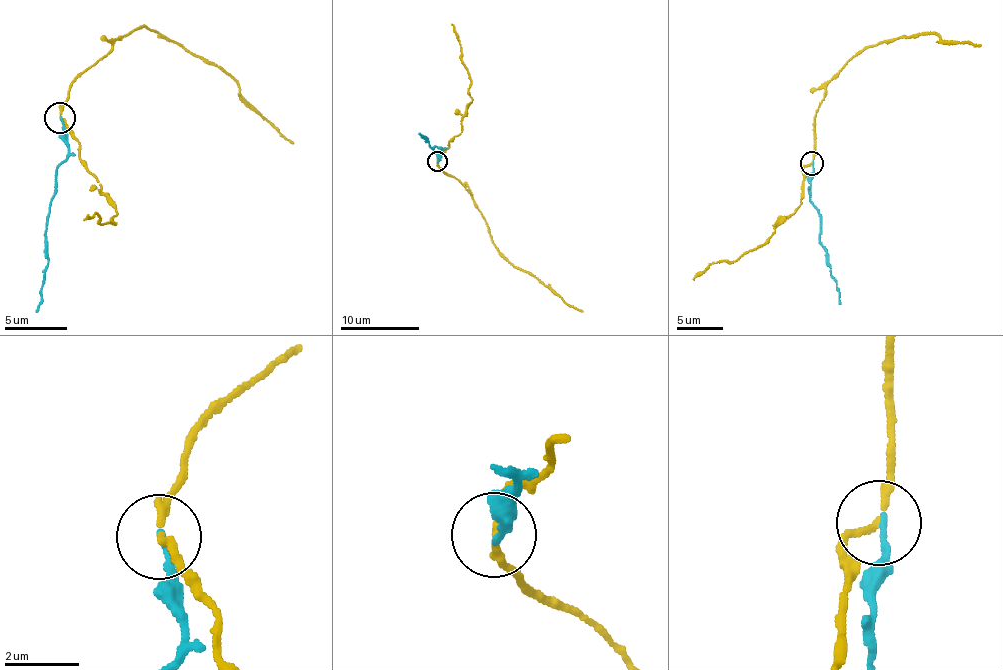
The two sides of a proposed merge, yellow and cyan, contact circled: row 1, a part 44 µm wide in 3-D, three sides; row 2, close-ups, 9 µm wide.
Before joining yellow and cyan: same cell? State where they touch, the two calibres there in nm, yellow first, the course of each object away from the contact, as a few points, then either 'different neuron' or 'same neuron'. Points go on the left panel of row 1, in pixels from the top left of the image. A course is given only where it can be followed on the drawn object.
place (60, 118); calibres 160 and 170 nm; course yellow (61, 117), (70, 84), (111, 42), (146, 26), (226, 72), (245, 100), (293, 144); course cyan (61, 120), (67, 157), (57, 165), (55, 193), (48, 208), (45, 253), (49, 267), (36, 312); different neuron

